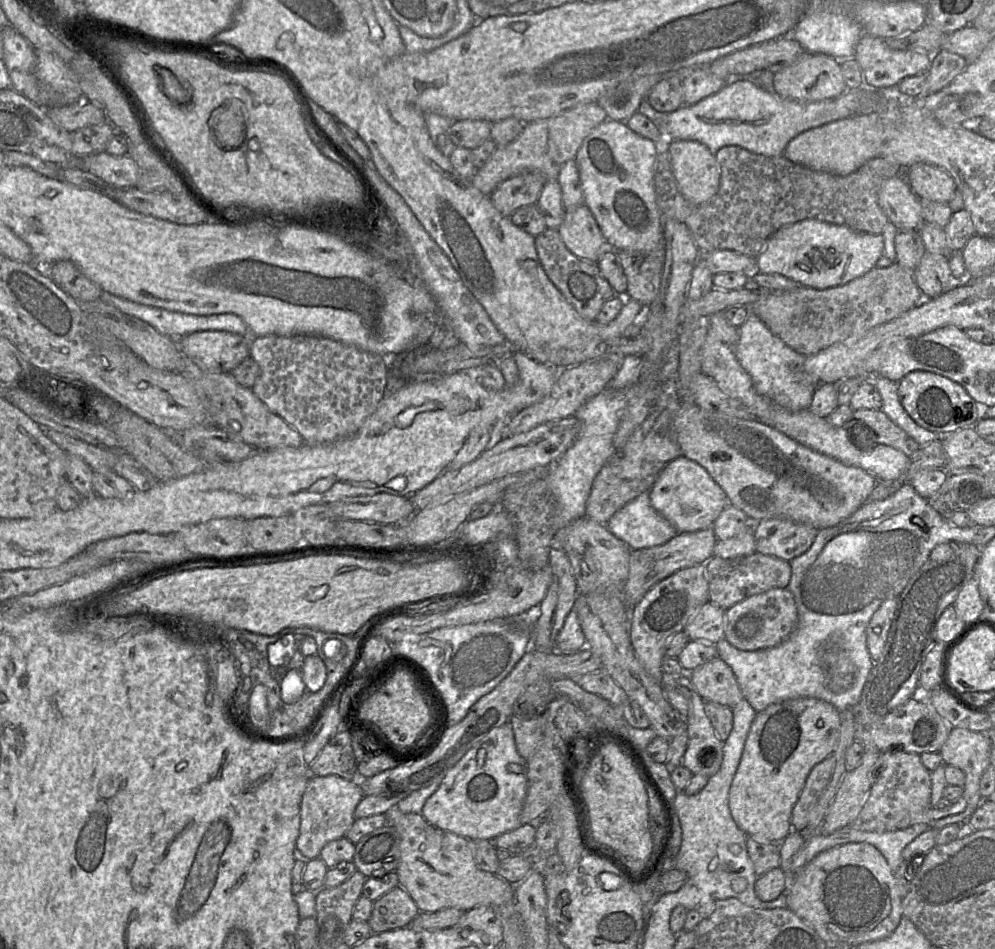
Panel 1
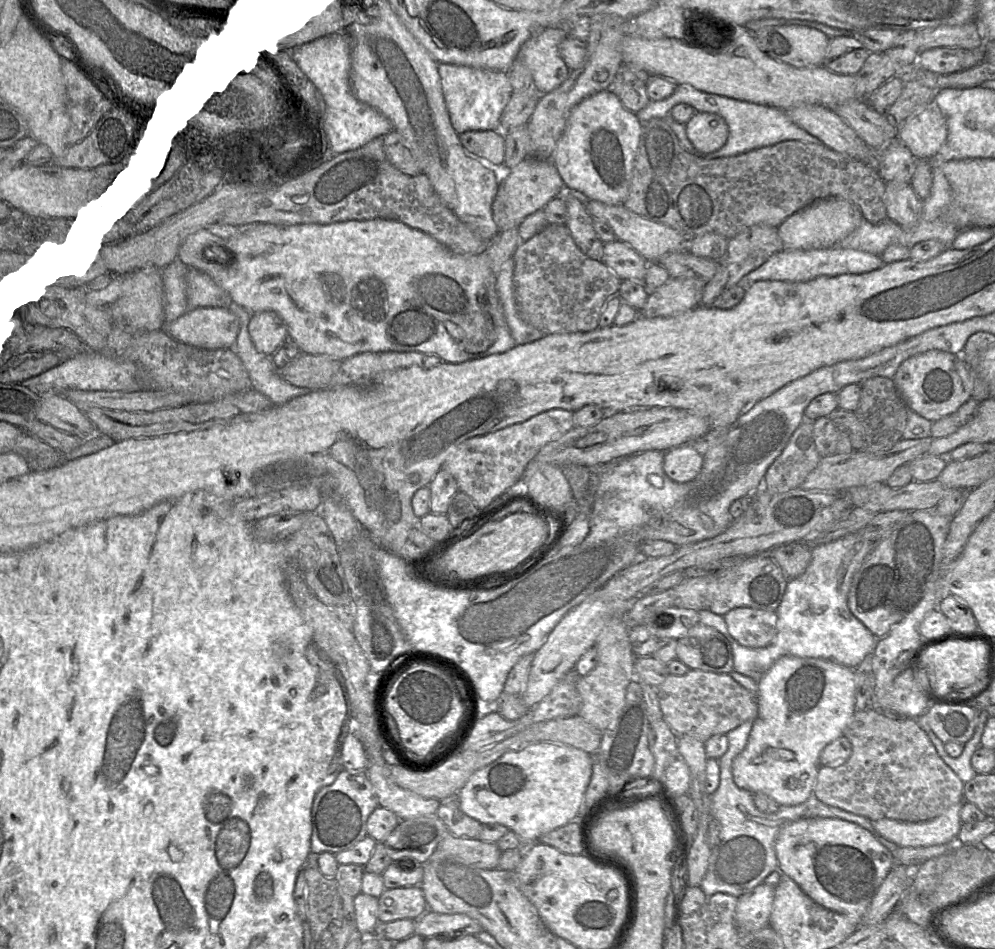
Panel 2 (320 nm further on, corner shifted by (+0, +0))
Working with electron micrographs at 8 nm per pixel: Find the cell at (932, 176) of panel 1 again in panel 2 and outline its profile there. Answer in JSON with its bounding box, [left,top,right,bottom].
[898,104,947,160]

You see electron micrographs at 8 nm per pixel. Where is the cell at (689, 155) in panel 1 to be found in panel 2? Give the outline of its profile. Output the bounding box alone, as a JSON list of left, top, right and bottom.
[685,112,729,155]

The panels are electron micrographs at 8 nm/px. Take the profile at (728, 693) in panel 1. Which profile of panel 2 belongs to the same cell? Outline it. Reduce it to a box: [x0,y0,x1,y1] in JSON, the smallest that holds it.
[676,623,733,674]

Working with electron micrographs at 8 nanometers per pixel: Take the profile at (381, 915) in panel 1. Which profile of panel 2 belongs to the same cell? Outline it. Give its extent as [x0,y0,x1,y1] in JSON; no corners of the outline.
[378,886,427,921]

